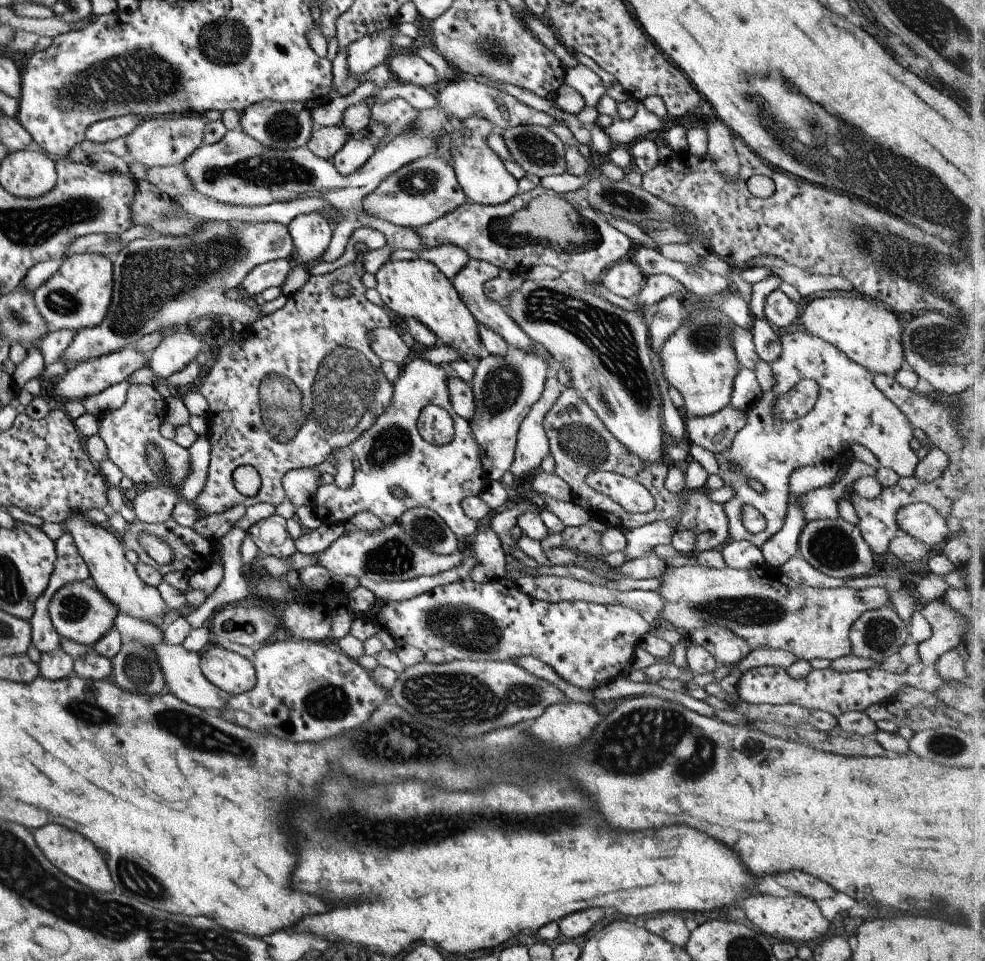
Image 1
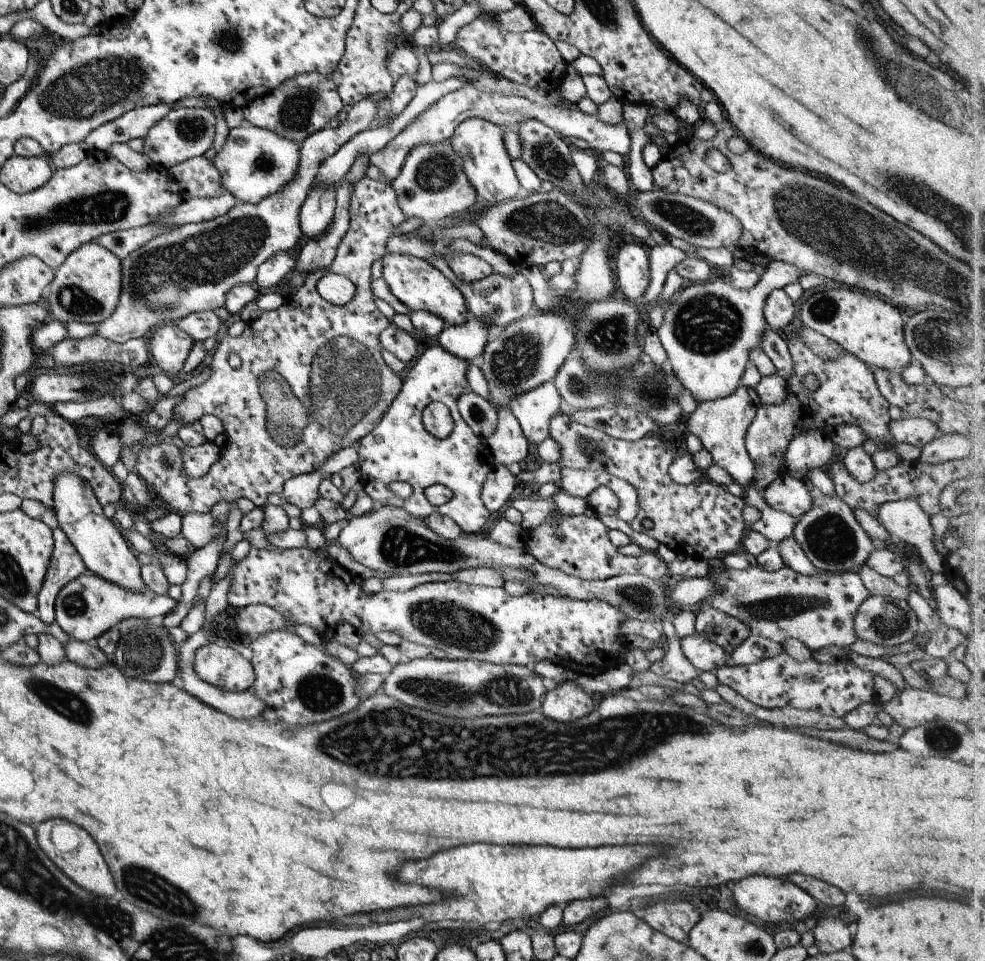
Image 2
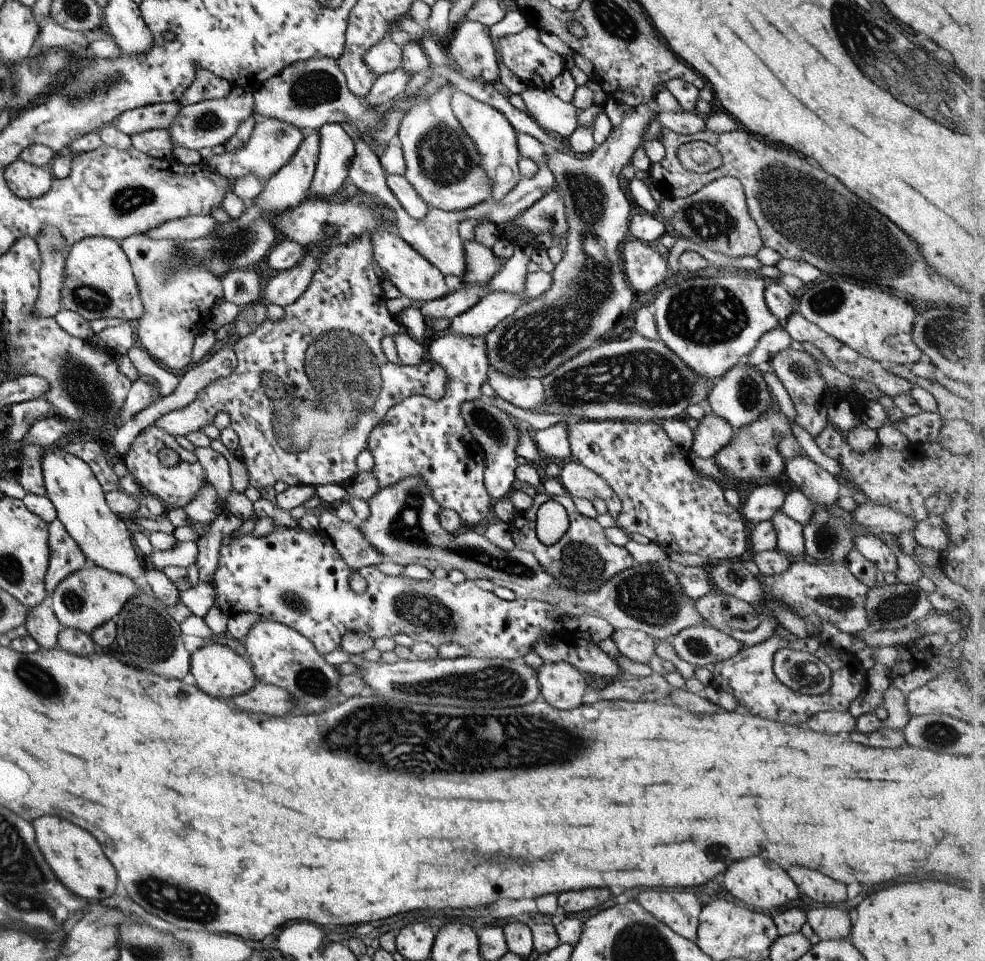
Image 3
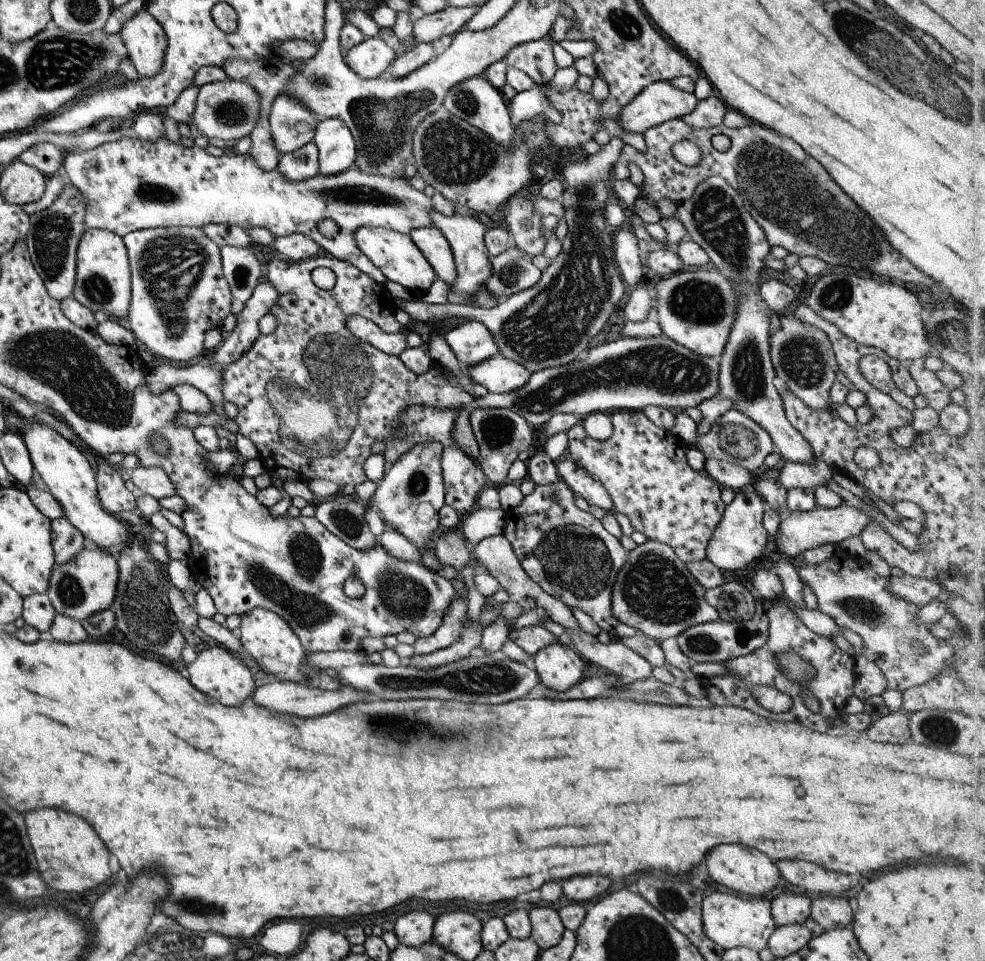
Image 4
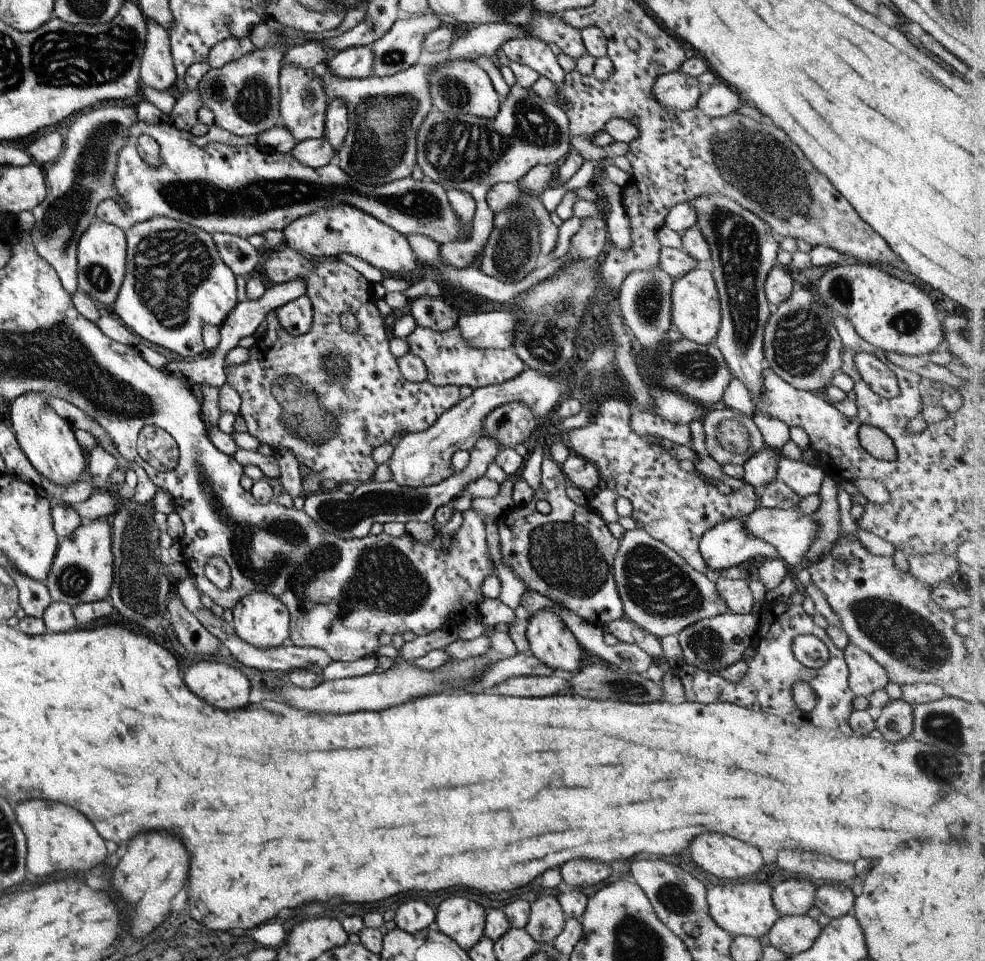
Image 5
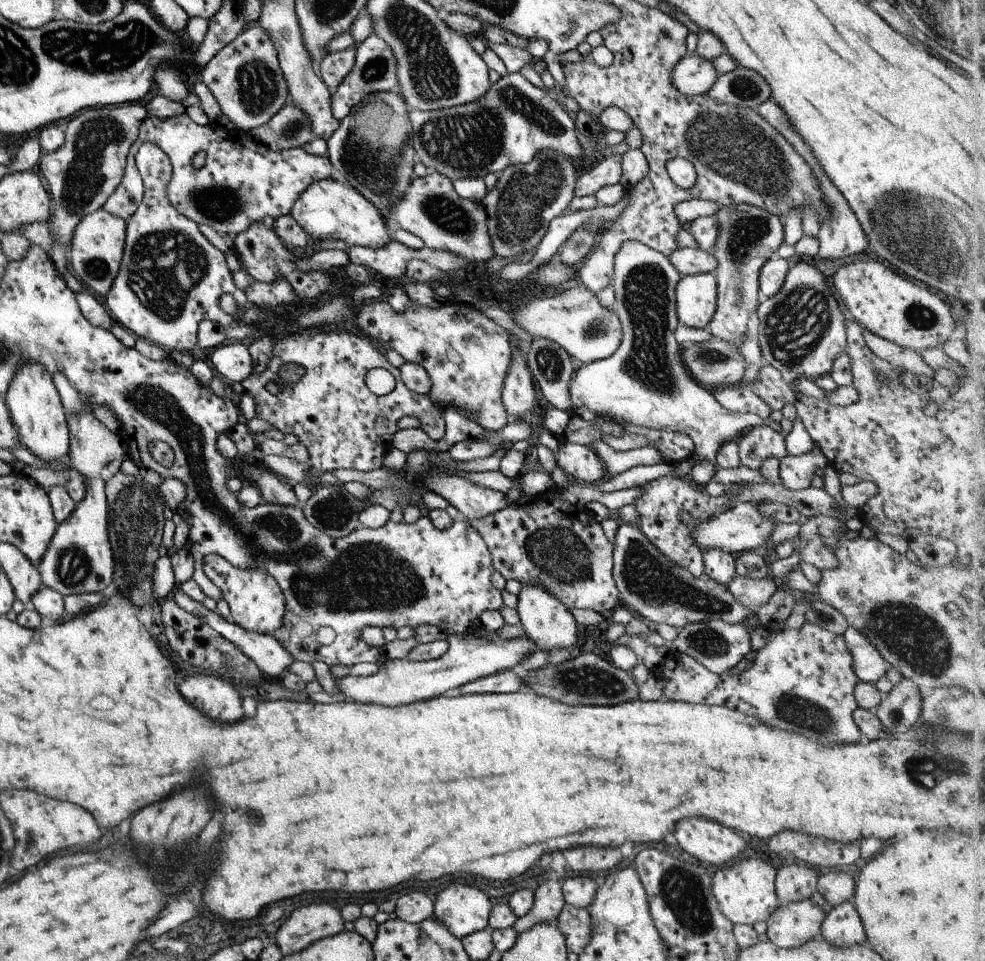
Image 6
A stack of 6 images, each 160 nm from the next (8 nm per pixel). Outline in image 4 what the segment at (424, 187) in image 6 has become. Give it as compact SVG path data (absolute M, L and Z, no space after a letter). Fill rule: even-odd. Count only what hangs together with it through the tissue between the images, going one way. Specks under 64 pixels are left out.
M113 133L109 140L83 152L67 152L63 155L61 171L65 179L80 190L85 201L84 228L103 229L122 237L124 234L155 227L197 227L206 224L227 225L242 229L264 228L276 237L301 233L311 237L321 248L321 253L352 264L377 284L383 285L386 278L361 254L352 240L353 231L360 226L381 227L408 235L413 229L431 227L429 213L434 210L431 199L417 191L405 178L390 179L379 175L366 175L351 163L345 170L334 175L315 175L311 178L292 181L277 169L262 170L251 155L212 156L199 147L183 147L165 137L154 141L137 140L135 137ZM333 220L337 232L333 238L325 238L317 232L317 222Z

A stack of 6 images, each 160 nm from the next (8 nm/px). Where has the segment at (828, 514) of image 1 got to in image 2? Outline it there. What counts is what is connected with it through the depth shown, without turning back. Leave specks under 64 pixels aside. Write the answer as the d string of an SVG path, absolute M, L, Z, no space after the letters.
M783 471L763 488L763 500L769 508L785 512L798 521L811 508L813 493L806 481L791 478Z

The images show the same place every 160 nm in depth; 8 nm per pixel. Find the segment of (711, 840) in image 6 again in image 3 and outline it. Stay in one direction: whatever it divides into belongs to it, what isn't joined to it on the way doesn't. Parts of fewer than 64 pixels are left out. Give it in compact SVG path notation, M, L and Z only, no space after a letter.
M743 858L743 860L737 860L737 862L731 862L725 872L722 872L721 876L717 880L720 884L725 884L725 890L741 900L743 904L751 906L755 911L763 911L769 913L773 908L783 908L787 906L789 902L792 902L797 898L798 888L794 882L789 880L789 876L777 868L775 864L763 860L763 858Z

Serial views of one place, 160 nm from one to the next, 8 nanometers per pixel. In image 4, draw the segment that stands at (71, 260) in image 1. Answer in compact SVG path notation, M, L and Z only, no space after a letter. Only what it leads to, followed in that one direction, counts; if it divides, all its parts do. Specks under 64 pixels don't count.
M85 229L76 248L76 265L74 269L74 287L71 297L75 298L80 305L83 305L92 313L101 310L107 317L121 318L121 316L126 316L130 299L130 270L122 237L109 232L109 230Z

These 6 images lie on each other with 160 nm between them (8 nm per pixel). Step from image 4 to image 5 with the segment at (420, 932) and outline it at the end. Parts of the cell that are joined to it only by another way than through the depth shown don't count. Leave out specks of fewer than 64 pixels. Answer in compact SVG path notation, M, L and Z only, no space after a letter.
M407 900L394 910L397 928L412 933L434 922L434 911L423 900Z

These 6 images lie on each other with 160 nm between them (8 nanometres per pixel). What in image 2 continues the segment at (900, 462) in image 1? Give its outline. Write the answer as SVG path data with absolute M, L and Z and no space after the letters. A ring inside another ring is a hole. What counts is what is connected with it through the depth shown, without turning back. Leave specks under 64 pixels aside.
M799 336L789 338L785 341L793 366L791 376L789 376L786 381L787 394L785 400L783 400L781 404L761 403L757 410L755 410L755 416L753 416L751 424L749 424L744 436L745 451L754 466L754 480L749 488L743 489L741 498L746 506L755 507L759 511L759 519L750 524L746 530L755 530L755 532L759 532L767 541L774 544L777 544L779 541L783 540L783 538L789 538L789 536L793 534L794 526L797 521L785 512L769 508L769 506L765 504L765 500L763 500L763 488L765 488L767 484L771 484L773 480L776 480L779 473L785 470L785 452L787 452L787 444L791 442L793 436L803 434L803 432L809 430L809 428L830 433L835 426L847 424L847 426L857 426L857 428L860 428L861 432L865 434L866 439L872 438L872 441L873 439L877 439L879 444L881 439L885 440L887 447L882 447L883 450L889 450L889 452L893 452L893 456L898 456L895 449L891 449L889 445L896 442L891 438L891 434L889 434L890 418L887 410L889 404L881 397L877 386L875 386L872 369L861 362L861 360L855 358L855 356L845 352L839 354L835 360L833 360L833 358L831 358L831 360L823 360L823 358L815 356L813 350L811 350L809 346L805 346L805 344L799 340ZM805 374L813 374L813 376L817 378L817 382L819 382L819 384L817 384L817 390L807 392L807 390L801 386L801 380L803 380Z

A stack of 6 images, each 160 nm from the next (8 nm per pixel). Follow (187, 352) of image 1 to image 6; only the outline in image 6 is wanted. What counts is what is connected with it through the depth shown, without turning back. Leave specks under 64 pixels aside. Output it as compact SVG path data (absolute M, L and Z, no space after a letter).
M143 143L137 149L134 163L144 188L142 199L135 212L126 220L124 228L124 245L118 271L112 285L105 296L105 308L110 317L119 325L130 331L135 338L151 340L157 346L169 350L189 351L196 344L197 323L201 320L211 320L219 326L232 326L238 318L238 312L223 312L218 305L219 297L229 293L234 304L243 309L249 302L245 293L239 290L232 281L232 263L219 252L199 232L197 224L176 211L168 201L167 183L170 181L172 168L167 155L158 146Z

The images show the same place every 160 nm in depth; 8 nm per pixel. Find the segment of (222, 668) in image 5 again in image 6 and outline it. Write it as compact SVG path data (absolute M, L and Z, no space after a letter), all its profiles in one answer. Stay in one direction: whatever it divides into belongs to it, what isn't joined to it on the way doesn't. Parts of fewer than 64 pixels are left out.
M197 672L176 687L183 700L209 720L231 724L243 716L239 694L221 678Z

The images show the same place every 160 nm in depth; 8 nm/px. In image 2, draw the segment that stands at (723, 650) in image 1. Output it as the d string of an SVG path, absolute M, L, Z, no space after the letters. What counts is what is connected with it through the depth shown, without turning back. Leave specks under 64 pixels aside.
M698 606L694 630L701 638L723 648L728 657L750 635L749 628L743 622L709 606Z

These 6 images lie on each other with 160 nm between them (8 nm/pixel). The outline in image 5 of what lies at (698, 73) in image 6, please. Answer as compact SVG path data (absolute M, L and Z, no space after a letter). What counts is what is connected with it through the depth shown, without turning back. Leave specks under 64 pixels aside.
M677 69L659 75L654 80L651 92L662 107L686 111L696 106L703 89L697 83L697 77Z

